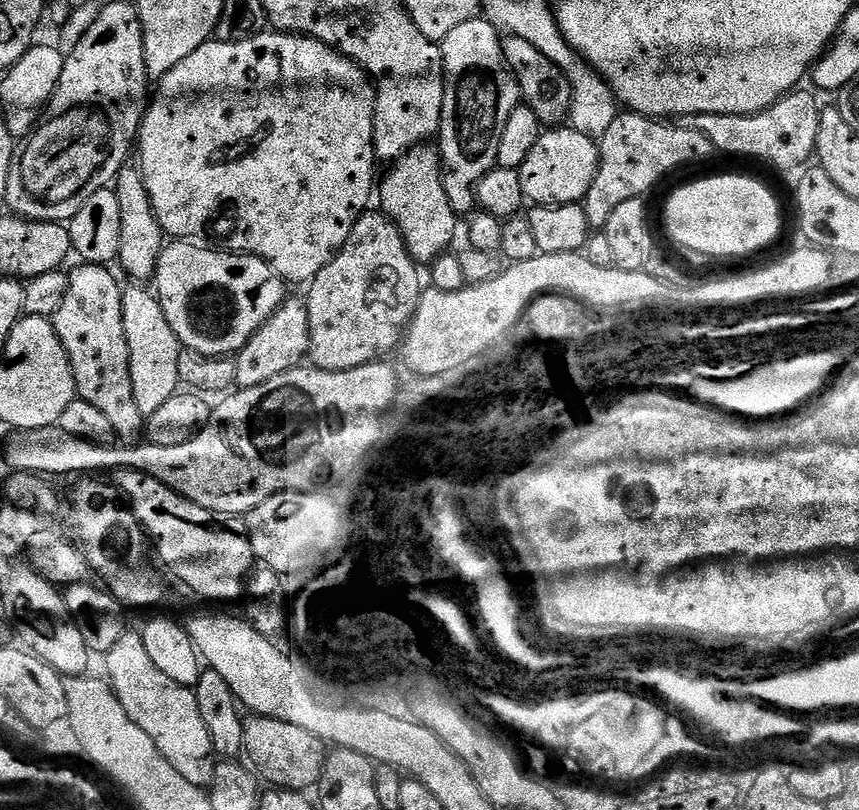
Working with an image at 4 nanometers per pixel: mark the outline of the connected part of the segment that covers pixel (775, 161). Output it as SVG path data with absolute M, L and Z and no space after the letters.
M793 90L788 93L787 96L783 96L777 104L771 104L766 110L761 112L755 112L752 116L723 116L722 114L702 114L701 116L691 117L690 127L695 132L700 132L712 143L713 149L717 153L725 152L728 156L749 156L752 160L765 160L768 164L773 164L776 168L796 168L799 164L807 165L809 161L813 159L814 153L816 151L816 143L818 142L818 122L820 121L820 114L822 111L821 105L816 105L816 100L808 92L800 92L801 90Z

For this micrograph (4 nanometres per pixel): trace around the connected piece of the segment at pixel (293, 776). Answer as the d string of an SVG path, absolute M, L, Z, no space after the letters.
M253 715L243 723L244 752L247 758L249 756L252 759L251 767L263 783L265 780L268 786L276 790L303 793L308 790L304 788L311 784L313 787L319 781L326 759L326 748L319 738L310 734L310 730L302 730L302 726L290 726L290 722L269 716Z

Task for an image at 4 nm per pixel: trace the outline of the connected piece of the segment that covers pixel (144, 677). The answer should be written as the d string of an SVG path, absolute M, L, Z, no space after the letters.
M125 631L124 636L106 653L106 660L106 679L118 702L122 702L122 710L130 714L130 722L150 734L154 746L158 746L166 762L170 762L170 766L174 766L174 770L178 770L186 782L207 789L216 773L218 757L213 751L206 725L202 722L195 691L166 678L166 674L154 666L139 631Z

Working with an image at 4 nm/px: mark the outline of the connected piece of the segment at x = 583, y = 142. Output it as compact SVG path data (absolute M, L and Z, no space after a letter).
M552 126L541 131L534 150L522 162L519 174L525 201L533 205L574 204L583 201L596 177L600 150L595 139L569 126Z

